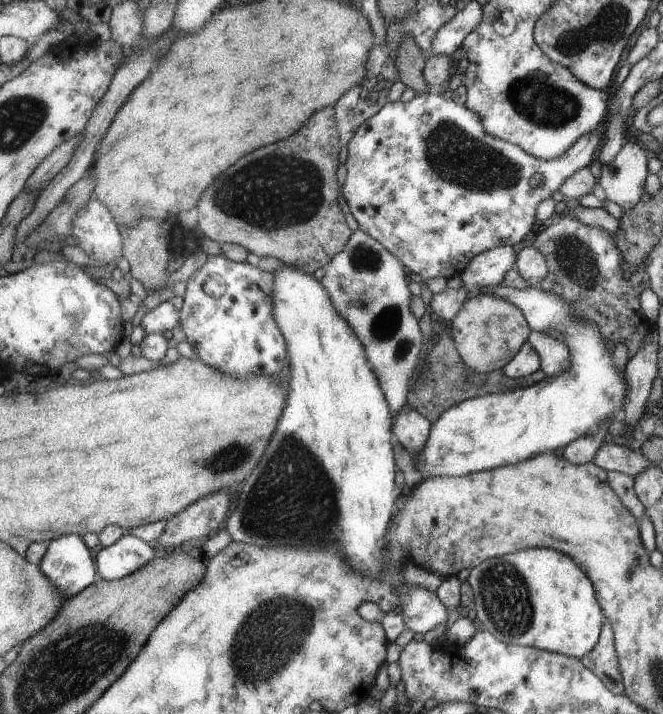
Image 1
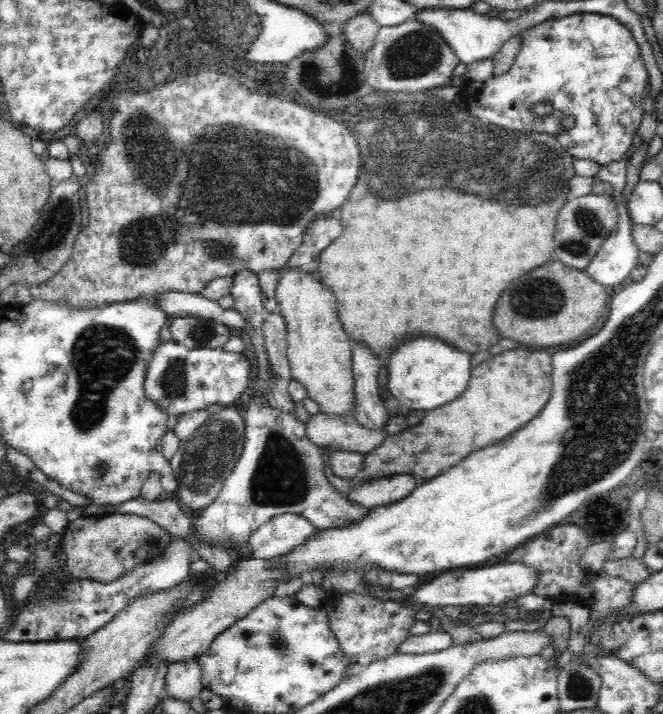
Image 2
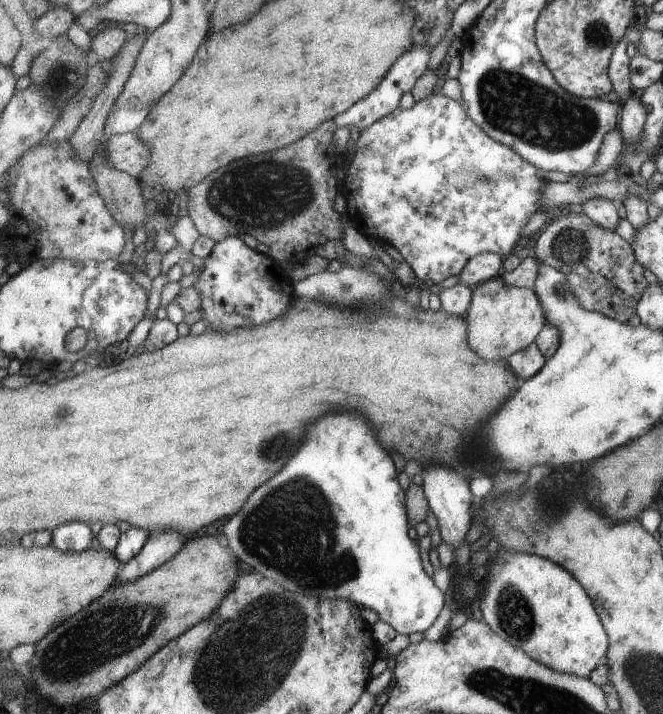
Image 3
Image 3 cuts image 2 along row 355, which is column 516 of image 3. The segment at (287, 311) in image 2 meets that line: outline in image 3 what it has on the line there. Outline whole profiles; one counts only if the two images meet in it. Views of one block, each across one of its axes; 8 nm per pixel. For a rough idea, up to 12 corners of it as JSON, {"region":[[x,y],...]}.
{"region":[[475,285],[463,318],[469,348],[507,360],[546,326],[534,290]]}

